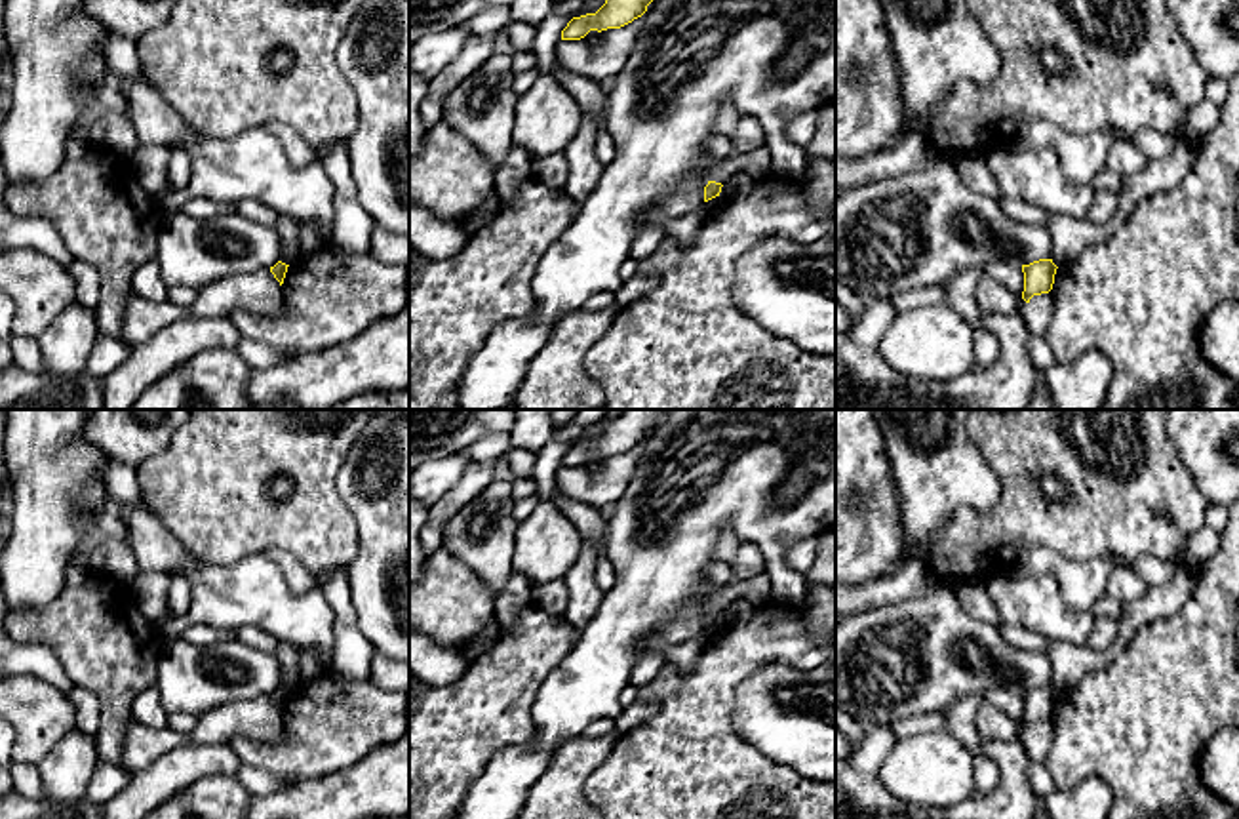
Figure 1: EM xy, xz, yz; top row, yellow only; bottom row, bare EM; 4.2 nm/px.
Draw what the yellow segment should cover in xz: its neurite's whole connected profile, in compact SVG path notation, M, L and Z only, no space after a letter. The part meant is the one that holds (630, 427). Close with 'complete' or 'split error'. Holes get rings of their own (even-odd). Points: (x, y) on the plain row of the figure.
M624 410L596 440L573 444L561 467L580 467L590 457L620 455L647 438L659 417L668 410Z; complete

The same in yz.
M1039 686L1030 691L1022 691L1024 718L1022 726L1030 729L1033 722L1049 720L1054 710L1056 691L1052 686Z; complete

